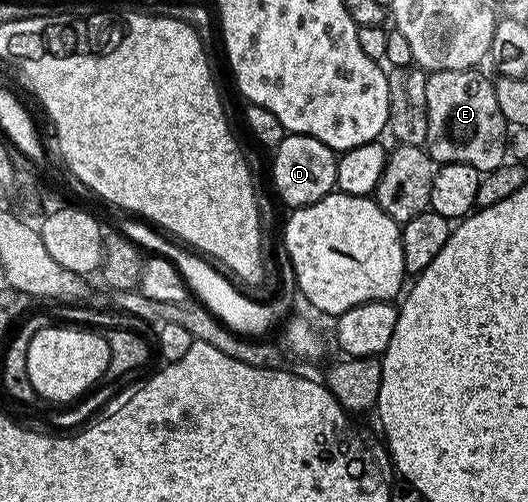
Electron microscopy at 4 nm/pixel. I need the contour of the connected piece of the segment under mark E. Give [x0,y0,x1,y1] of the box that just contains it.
[425,70,508,175]

